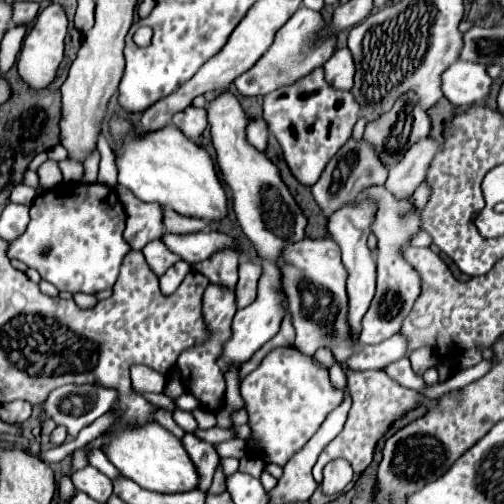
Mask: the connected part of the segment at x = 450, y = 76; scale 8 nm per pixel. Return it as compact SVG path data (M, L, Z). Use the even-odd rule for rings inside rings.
M457 60L441 74L441 90L453 106L471 106L487 100L493 78L483 64Z

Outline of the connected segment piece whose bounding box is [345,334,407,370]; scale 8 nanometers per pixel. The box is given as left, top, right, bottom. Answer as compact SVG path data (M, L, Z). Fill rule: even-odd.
M395 334L395 336L387 338L387 340L383 340L381 344L361 346L361 350L357 354L353 354L351 358L345 360L345 366L347 366L347 370L383 368L385 364L403 358L405 350L407 350L407 342L403 340L403 336Z

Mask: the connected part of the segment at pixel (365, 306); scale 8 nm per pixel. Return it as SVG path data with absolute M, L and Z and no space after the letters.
M357 196L357 206L343 206L339 212L333 212L329 216L329 232L331 238L339 244L343 264L349 272L347 278L347 294L349 294L349 310L347 310L347 324L351 328L351 336L359 336L361 332L361 318L369 310L369 304L375 294L375 260L371 256L371 250L367 248L367 236L369 226L375 214L375 206L371 200L365 200L363 196Z

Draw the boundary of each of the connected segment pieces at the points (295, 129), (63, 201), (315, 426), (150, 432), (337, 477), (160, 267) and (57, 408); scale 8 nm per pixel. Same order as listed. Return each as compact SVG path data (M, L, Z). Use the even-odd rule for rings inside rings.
M317 68L317 72L297 80L289 88L289 104L283 106L283 114L267 114L267 128L277 138L291 174L303 186L313 186L323 174L327 162L351 138L357 116L359 106L351 92L337 92L329 88L323 80L323 70Z
M61 182L37 194L29 214L31 222L25 234L11 242L9 258L17 258L29 268L35 268L57 290L95 294L113 288L119 266L125 254L131 252L131 246L123 238L125 212L115 188L99 182ZM43 248L51 248L51 252L43 256Z
M287 346L273 348L261 364L245 376L241 382L241 396L249 414L249 440L257 444L255 456L265 464L285 466L289 458L319 430L339 400L343 400L343 390L331 386L327 370L317 368L309 356Z
M157 422L117 428L107 436L107 442L101 446L101 450L123 476L131 478L145 490L189 492L199 482L199 476L195 476L195 466L191 464L191 458L187 456L181 440Z
M333 460L331 464L325 466L323 470L323 482L321 482L321 492L325 496L339 494L349 482L353 480L353 470L347 464L347 460Z
M155 240L151 244L147 244L143 248L143 254L145 254L145 260L147 264L151 266L153 272L157 272L157 276L165 274L167 268L171 268L175 264L175 260L181 260L177 254L173 254L161 240Z
M67 384L47 398L45 412L57 424L63 424L75 438L81 428L109 412L119 400L119 392L99 384Z

